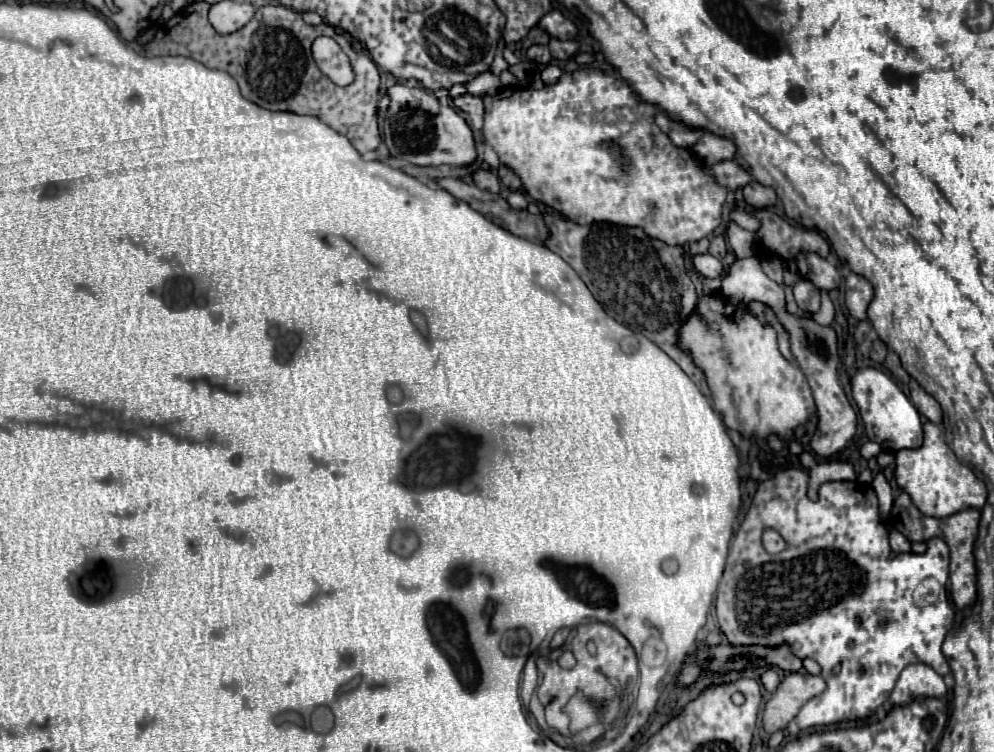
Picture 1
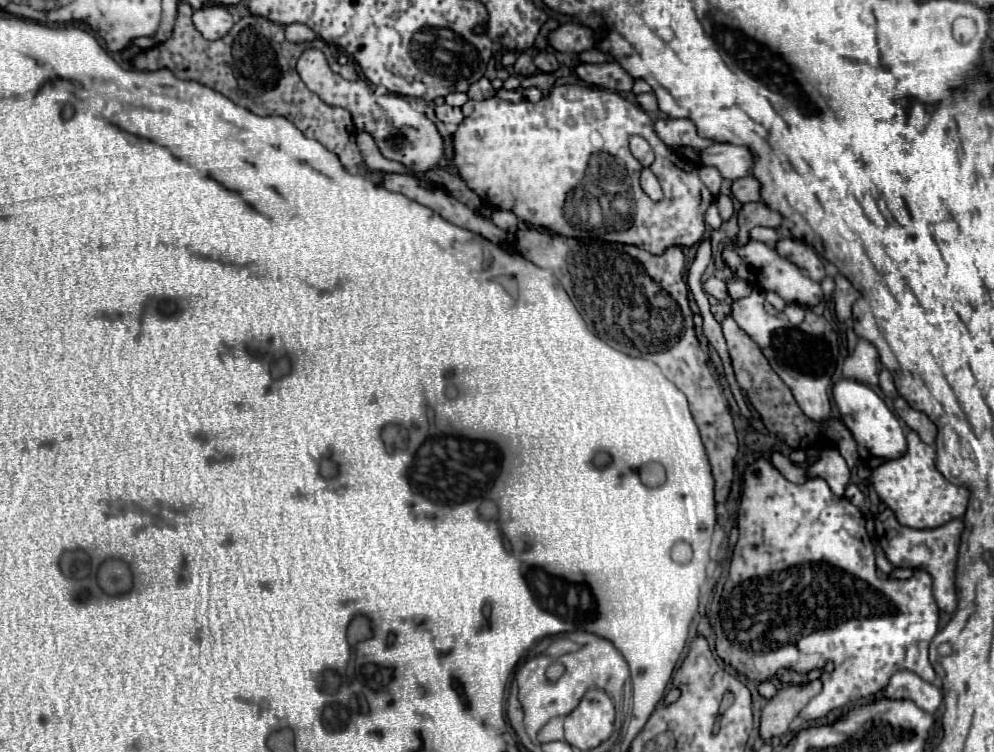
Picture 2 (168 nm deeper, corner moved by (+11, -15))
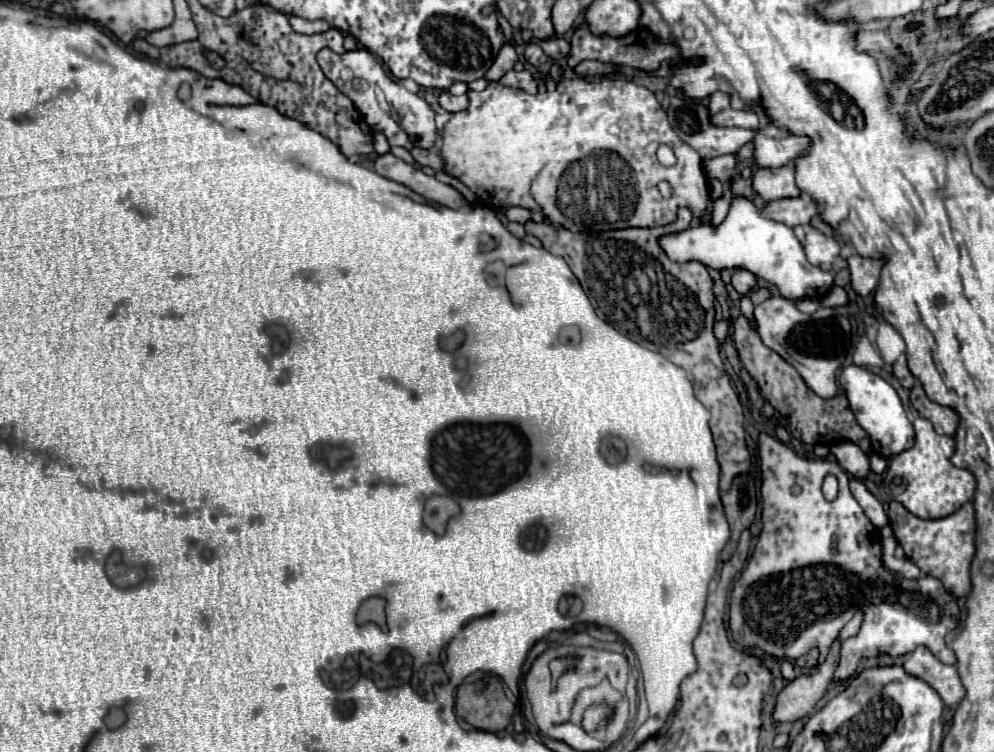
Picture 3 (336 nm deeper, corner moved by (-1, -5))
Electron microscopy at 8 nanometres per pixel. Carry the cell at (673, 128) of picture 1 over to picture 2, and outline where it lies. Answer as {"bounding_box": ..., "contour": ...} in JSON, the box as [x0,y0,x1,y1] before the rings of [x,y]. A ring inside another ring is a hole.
{"bounding_box":[655,119,713,151],"contour":[[[657,119],[655,131],[671,149],[677,149],[679,145],[691,145],[703,151],[705,147],[713,145],[713,139],[703,139],[697,135],[697,127],[691,119]]]}

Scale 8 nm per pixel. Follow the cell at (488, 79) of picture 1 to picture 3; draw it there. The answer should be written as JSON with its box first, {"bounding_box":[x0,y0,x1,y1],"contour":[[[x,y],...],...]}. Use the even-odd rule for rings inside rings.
{"bounding_box":[485,42,517,81],"contour":[[[508,42],[503,43],[501,53],[497,55],[497,61],[491,65],[489,73],[485,73],[487,81],[499,81],[507,71],[513,69],[513,65],[517,62],[517,52],[514,45]]]}

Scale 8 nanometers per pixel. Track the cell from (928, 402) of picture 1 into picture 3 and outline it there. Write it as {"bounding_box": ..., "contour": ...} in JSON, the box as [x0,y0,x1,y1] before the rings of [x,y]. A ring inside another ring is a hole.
{"bounding_box":[911,383,959,435],"contour":[[[915,383],[915,387],[911,389],[911,403],[919,411],[921,417],[925,417],[933,423],[933,427],[939,435],[955,435],[957,423],[959,423],[957,413],[949,407],[943,407],[943,405],[929,401],[919,383]]]}

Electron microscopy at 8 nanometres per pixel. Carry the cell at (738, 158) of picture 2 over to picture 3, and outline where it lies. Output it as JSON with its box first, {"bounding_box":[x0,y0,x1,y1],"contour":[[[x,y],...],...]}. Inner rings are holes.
{"bounding_box":[753,123,809,167],"contour":[[[771,123],[759,127],[753,137],[753,165],[755,167],[783,167],[791,163],[809,147],[809,137],[797,137]]]}

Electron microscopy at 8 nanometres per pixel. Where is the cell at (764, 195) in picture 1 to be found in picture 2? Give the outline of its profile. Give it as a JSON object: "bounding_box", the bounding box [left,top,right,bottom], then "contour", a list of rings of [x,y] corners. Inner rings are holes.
{"bounding_box":[739,201,783,235],"contour":[[[763,201],[745,203],[739,211],[739,235],[749,235],[753,227],[779,227],[783,223],[781,213],[769,209]]]}

